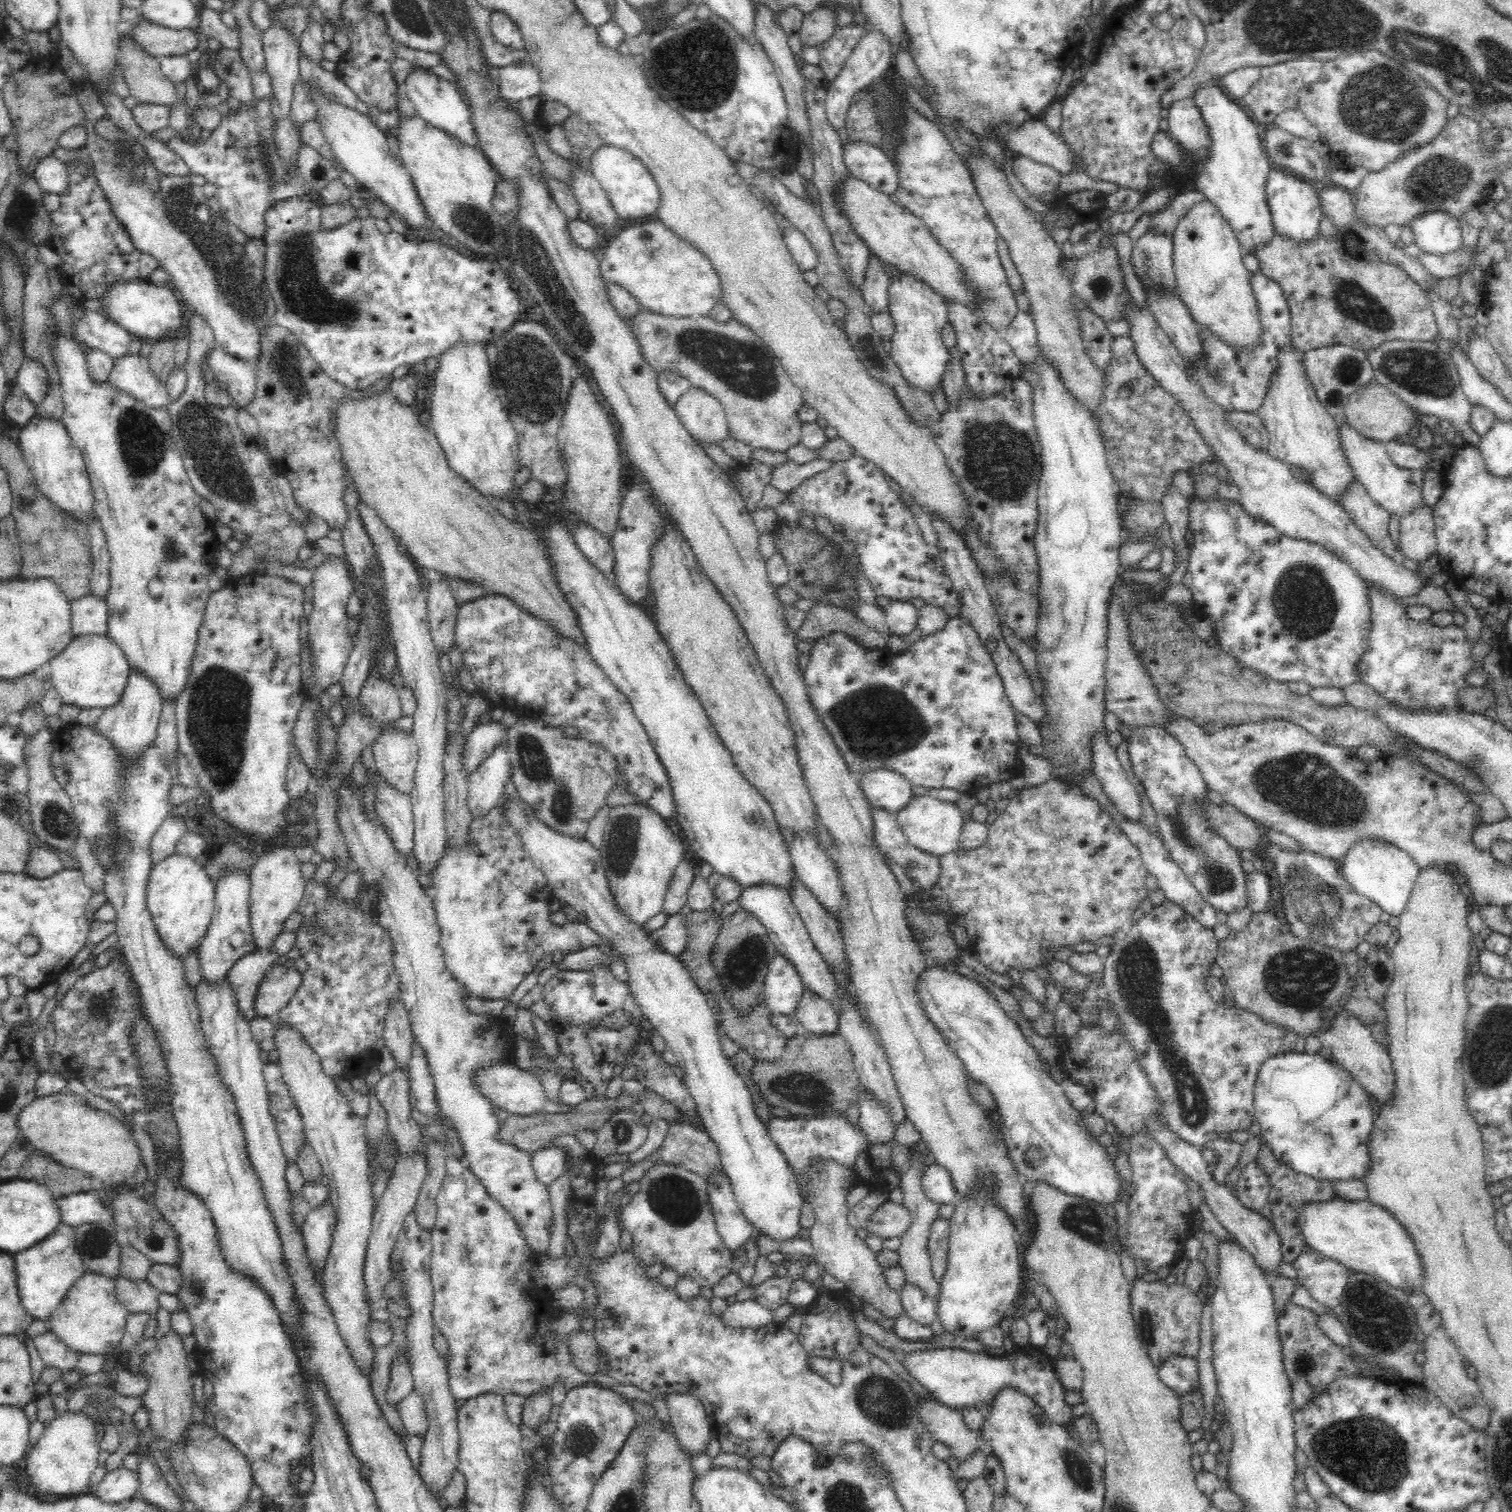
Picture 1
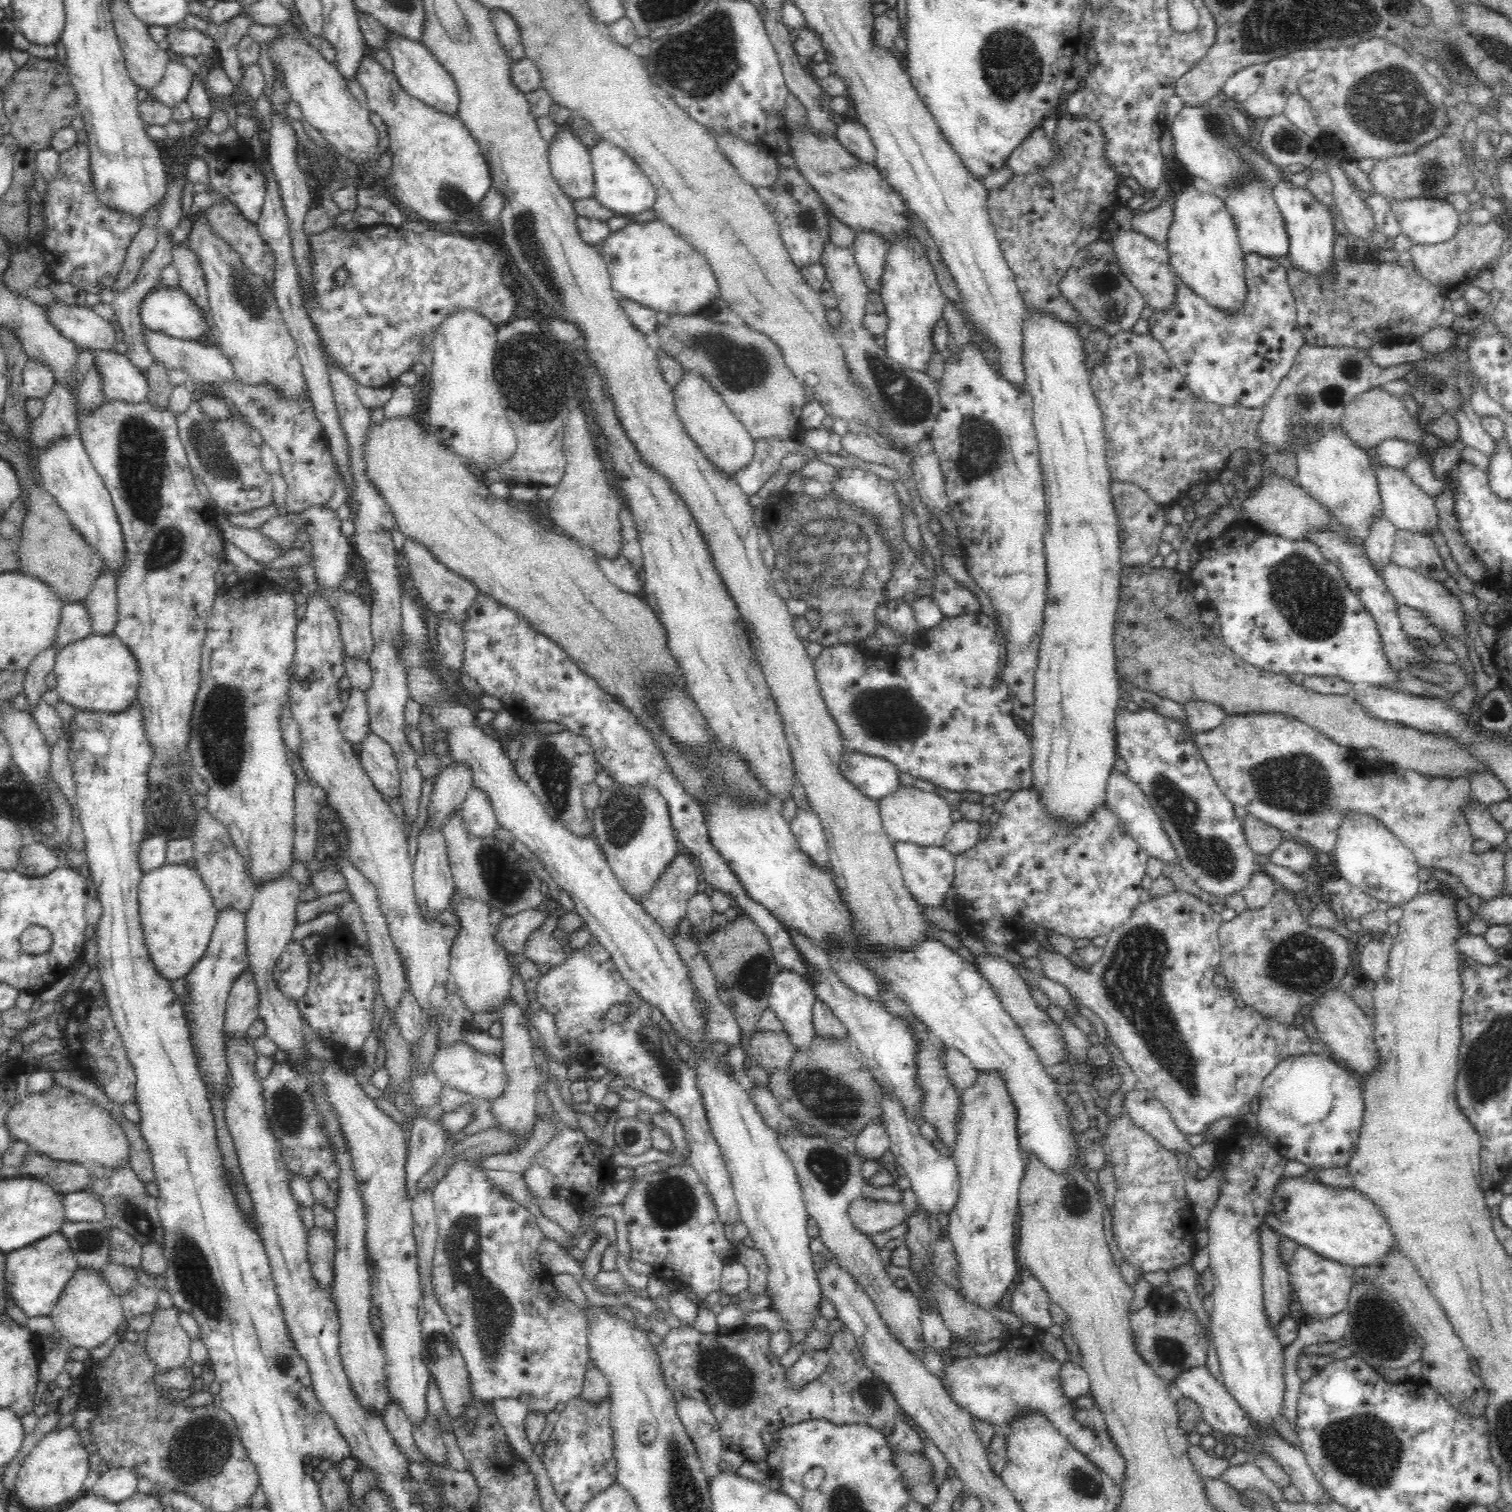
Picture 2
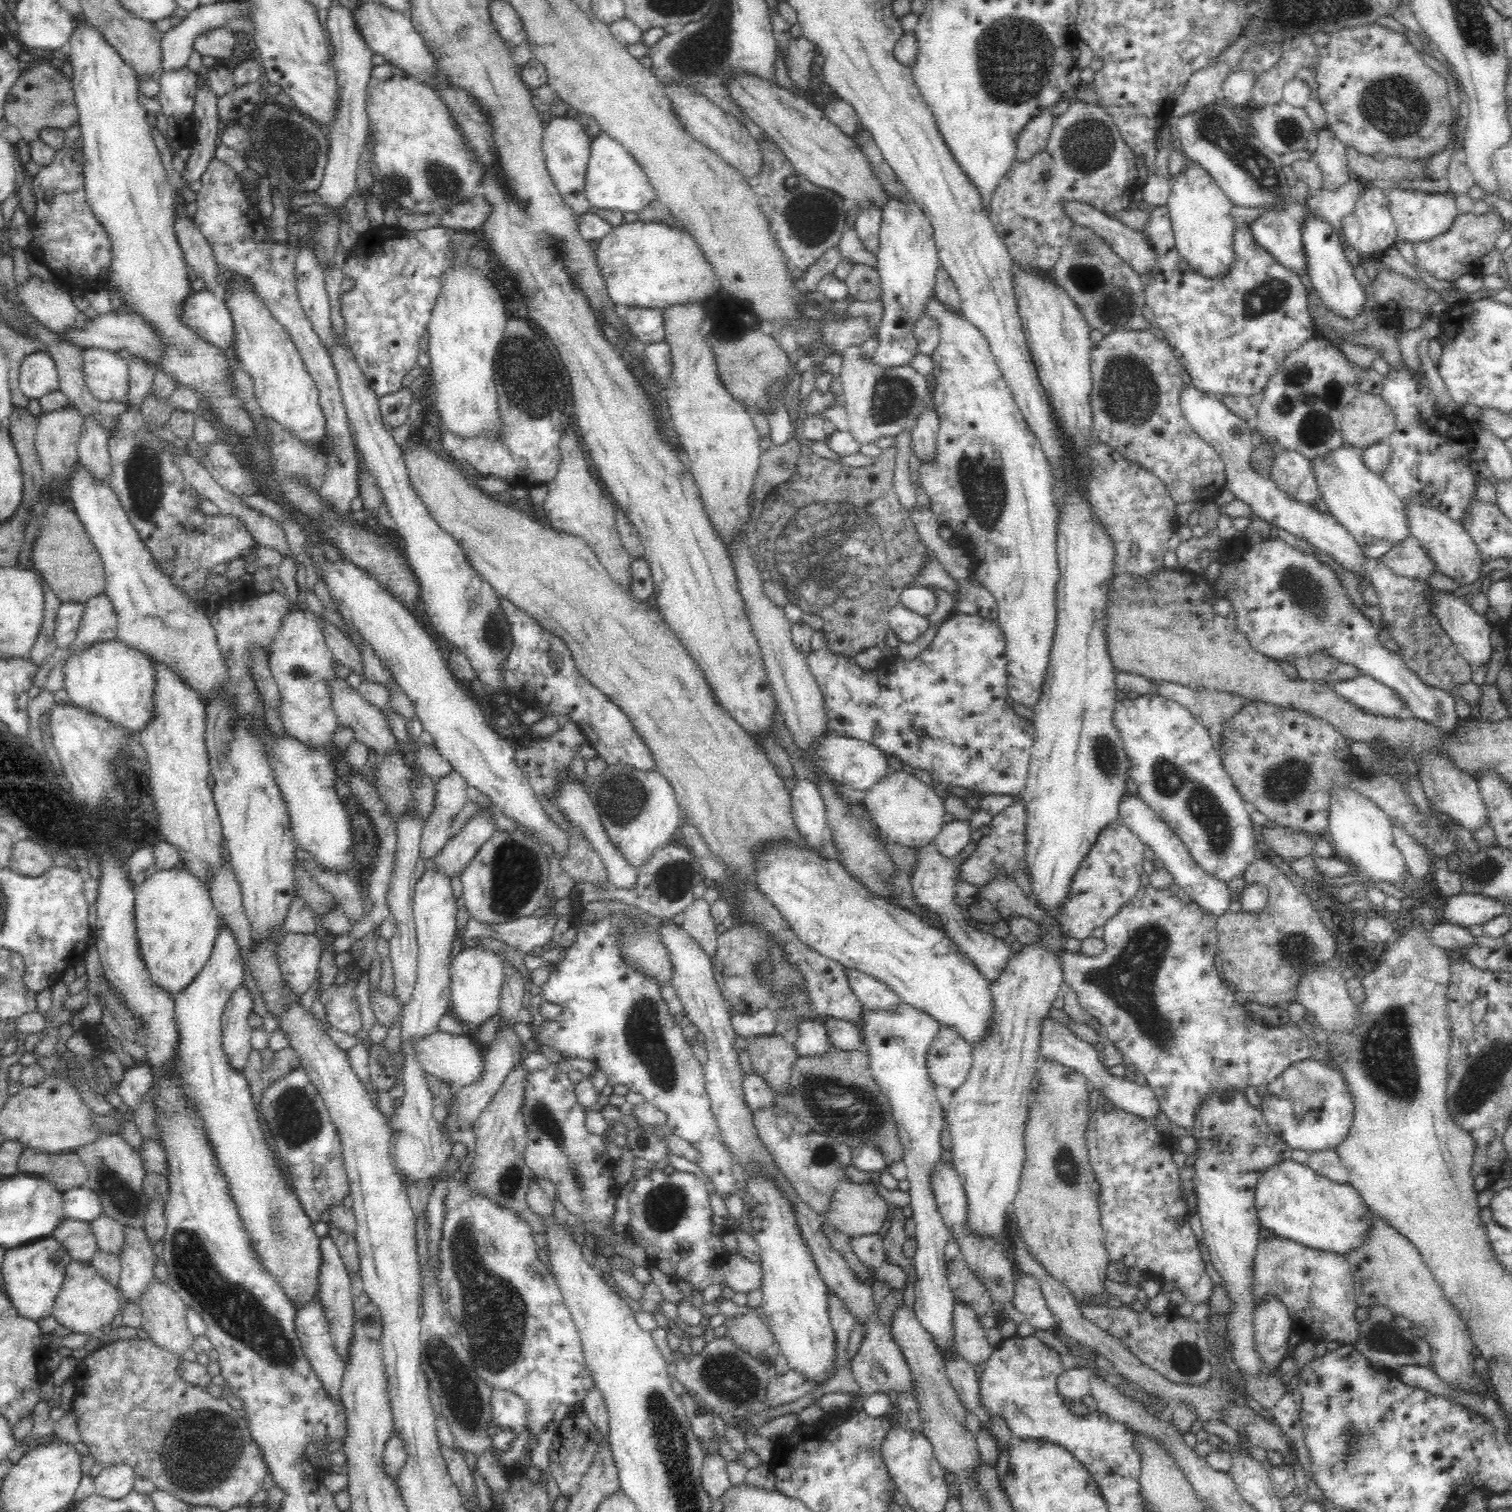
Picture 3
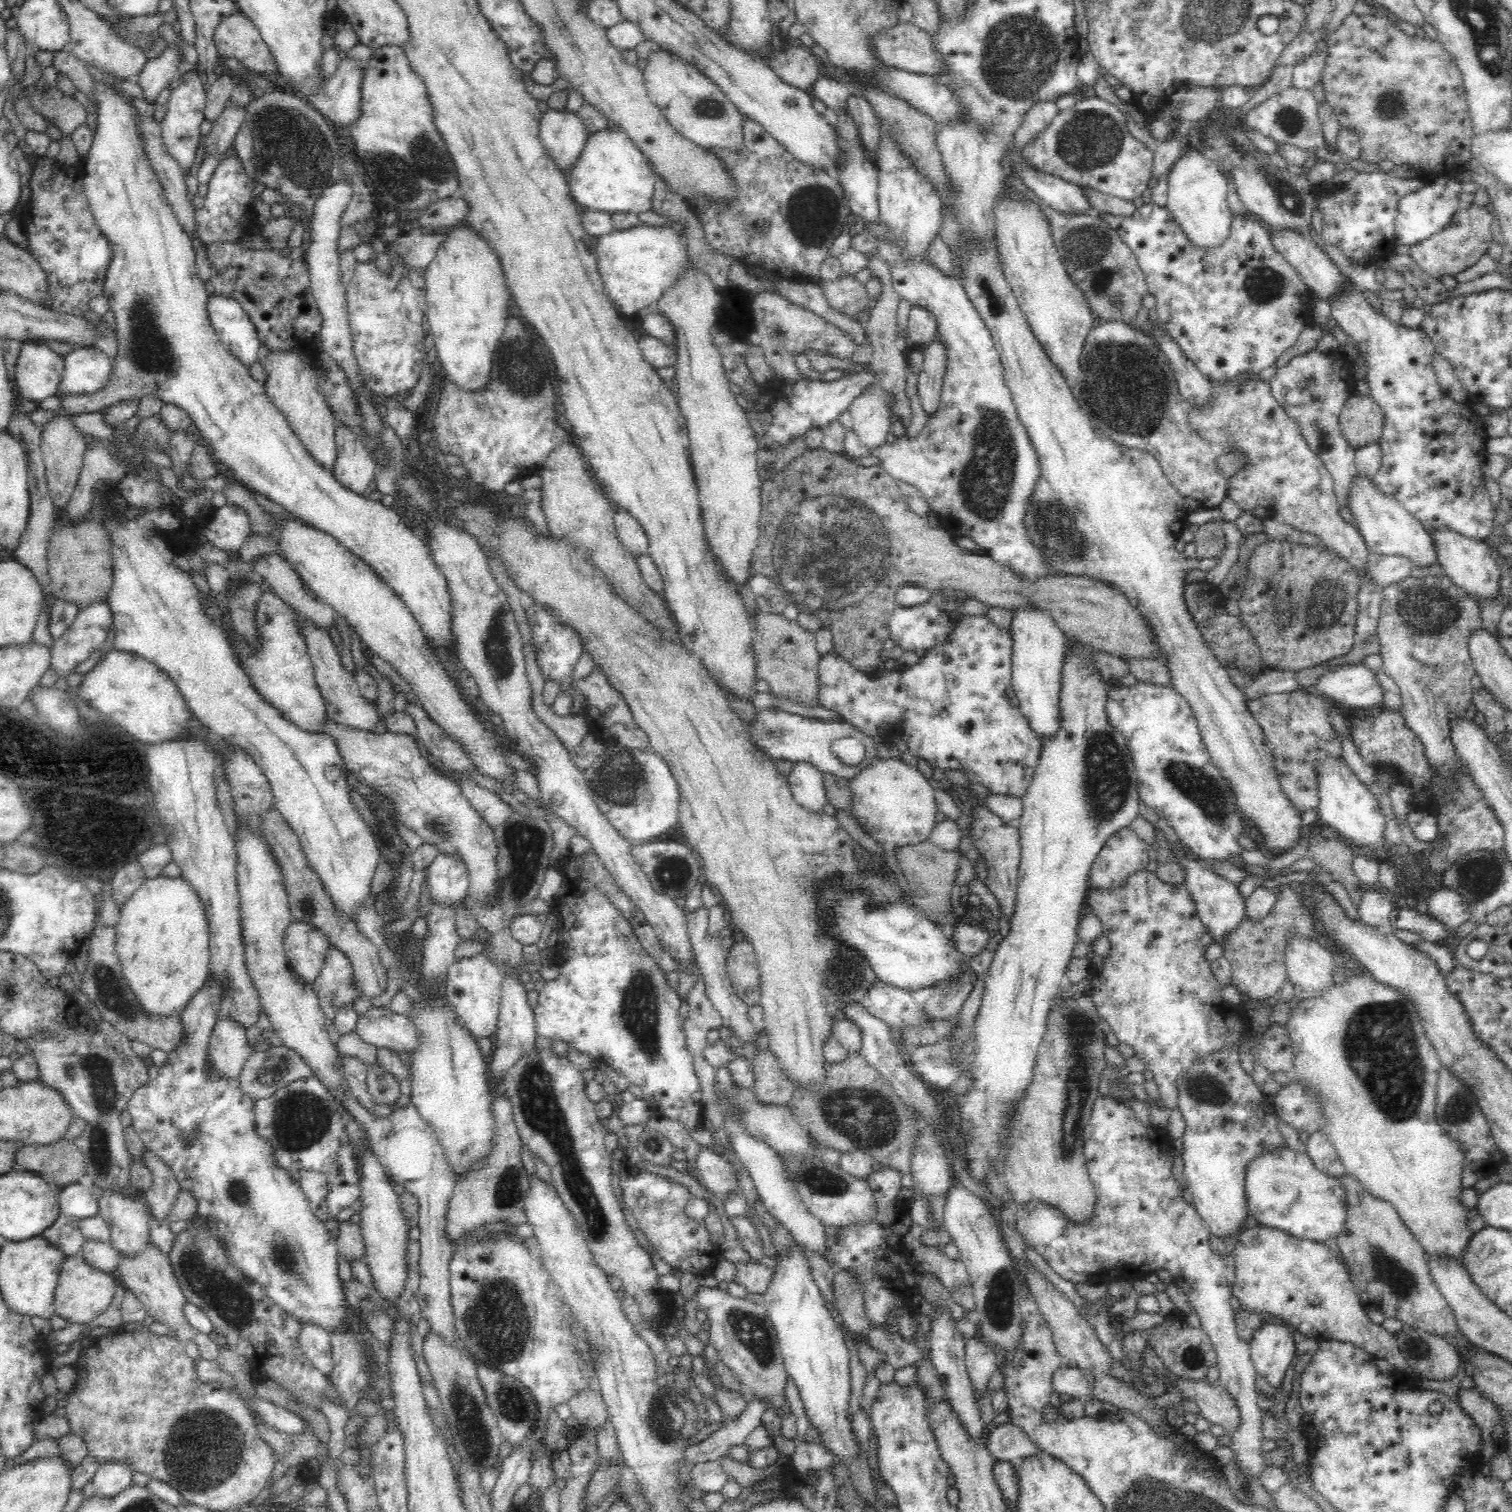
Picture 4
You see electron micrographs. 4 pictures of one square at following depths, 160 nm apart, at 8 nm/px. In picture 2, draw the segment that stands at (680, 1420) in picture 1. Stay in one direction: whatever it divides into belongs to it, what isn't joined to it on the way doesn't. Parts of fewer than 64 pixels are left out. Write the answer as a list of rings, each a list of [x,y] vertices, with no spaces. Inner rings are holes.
[[[685,1397],[678,1403],[678,1415],[706,1476],[716,1476],[720,1472],[718,1462],[722,1460],[723,1446],[712,1410],[702,1400]]]

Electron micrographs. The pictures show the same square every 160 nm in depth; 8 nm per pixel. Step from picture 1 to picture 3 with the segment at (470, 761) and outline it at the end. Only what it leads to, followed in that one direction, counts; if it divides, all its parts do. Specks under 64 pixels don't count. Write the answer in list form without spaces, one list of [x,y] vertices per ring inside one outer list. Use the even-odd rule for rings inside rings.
[[[452,770],[449,774],[434,779],[434,809],[423,820],[419,856],[436,856],[448,841],[452,821],[464,810],[468,803],[468,785],[466,780]]]

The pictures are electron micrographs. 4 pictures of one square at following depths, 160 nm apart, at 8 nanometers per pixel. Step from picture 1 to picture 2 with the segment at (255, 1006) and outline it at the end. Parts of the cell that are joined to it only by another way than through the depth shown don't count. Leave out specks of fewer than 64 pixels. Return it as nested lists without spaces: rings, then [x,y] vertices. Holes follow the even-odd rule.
[[[290,941],[286,950],[278,956],[272,972],[276,989],[295,1001],[304,996],[311,975],[308,962],[312,957],[306,955],[301,948],[300,943]]]

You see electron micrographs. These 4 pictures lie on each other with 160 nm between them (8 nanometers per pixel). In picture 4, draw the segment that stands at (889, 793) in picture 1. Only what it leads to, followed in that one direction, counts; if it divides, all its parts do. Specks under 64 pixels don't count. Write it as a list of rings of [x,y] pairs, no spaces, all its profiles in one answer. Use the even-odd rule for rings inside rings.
[[[772,708],[758,713],[755,721],[751,725],[747,725],[747,728],[752,733],[754,744],[758,746],[758,749],[766,752],[766,755],[772,760],[793,763],[806,762],[823,774],[831,773],[845,780],[854,780],[864,768],[868,768],[878,757],[878,740],[866,736],[858,728],[844,721],[829,720],[824,722],[818,718],[806,718]],[[849,737],[860,741],[866,749],[865,758],[857,766],[846,766],[831,750],[836,740]]]

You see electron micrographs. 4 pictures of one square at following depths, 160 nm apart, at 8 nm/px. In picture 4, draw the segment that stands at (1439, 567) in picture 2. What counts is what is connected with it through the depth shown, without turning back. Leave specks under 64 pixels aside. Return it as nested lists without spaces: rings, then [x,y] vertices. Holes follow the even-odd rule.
[[[1369,553],[1367,560],[1367,573],[1374,584],[1384,587],[1397,583],[1411,575],[1416,568],[1405,556],[1399,554],[1379,555]]]

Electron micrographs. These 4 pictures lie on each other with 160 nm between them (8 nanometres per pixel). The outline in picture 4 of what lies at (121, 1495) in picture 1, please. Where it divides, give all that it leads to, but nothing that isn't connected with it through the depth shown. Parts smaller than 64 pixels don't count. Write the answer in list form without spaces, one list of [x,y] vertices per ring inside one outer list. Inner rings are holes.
[[[108,1461],[98,1465],[93,1476],[93,1490],[96,1497],[117,1496],[132,1484],[133,1470],[129,1464]]]

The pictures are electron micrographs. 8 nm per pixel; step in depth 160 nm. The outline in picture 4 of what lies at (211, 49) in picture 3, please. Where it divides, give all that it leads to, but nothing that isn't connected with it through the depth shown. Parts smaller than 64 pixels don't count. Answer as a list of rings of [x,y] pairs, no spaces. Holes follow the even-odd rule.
[[[240,10],[234,11],[227,19],[222,20],[214,31],[214,44],[219,58],[235,58],[240,61],[249,72],[276,72],[276,63],[271,56],[266,43],[262,42],[260,31],[254,27],[254,23]]]

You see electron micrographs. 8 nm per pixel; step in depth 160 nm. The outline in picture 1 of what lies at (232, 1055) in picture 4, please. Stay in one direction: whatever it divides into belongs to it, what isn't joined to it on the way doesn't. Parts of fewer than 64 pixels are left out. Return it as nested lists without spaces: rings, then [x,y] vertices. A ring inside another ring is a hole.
[[[254,948],[252,952],[236,960],[228,970],[227,979],[236,993],[236,1000],[242,1010],[242,1015],[248,1021],[255,1018],[252,1002],[258,985],[264,980],[265,974],[278,964],[278,955],[274,949]]]

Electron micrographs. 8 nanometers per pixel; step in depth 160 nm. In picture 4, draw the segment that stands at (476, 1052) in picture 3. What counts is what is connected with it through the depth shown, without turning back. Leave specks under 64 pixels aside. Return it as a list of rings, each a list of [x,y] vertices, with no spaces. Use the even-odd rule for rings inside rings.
[[[372,1008],[360,1016],[355,1031],[364,1042],[409,1054],[415,1051],[421,1041],[412,1020],[386,1008]]]

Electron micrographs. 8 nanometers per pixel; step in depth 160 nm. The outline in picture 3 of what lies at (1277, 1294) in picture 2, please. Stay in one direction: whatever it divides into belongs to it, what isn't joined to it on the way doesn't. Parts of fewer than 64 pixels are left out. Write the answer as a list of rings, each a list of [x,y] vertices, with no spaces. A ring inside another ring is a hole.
[[[1274,1295],[1260,1300],[1253,1313],[1256,1351],[1262,1357],[1263,1372],[1270,1375],[1285,1360],[1293,1324],[1288,1309]]]

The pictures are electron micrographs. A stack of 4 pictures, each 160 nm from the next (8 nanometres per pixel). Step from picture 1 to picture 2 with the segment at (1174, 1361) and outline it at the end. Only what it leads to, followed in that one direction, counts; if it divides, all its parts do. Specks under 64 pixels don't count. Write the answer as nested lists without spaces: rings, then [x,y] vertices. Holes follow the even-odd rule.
[[[1205,1365],[1186,1368],[1186,1370],[1178,1372],[1178,1376],[1172,1380],[1170,1387],[1173,1389],[1175,1395],[1194,1400],[1194,1402],[1197,1402],[1201,1406],[1203,1420],[1208,1423],[1213,1433],[1218,1437],[1223,1438],[1230,1434],[1244,1437],[1248,1436],[1248,1434],[1254,1434],[1250,1417],[1242,1411],[1242,1407],[1226,1391],[1226,1387],[1212,1377],[1212,1374],[1210,1374]]]

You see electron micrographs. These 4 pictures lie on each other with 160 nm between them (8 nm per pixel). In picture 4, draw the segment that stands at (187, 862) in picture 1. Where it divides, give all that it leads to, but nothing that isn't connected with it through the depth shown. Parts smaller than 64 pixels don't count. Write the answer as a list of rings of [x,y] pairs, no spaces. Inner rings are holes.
[[[182,876],[147,879],[120,906],[116,950],[124,976],[148,1015],[179,1016],[209,976],[209,924],[198,893]]]

